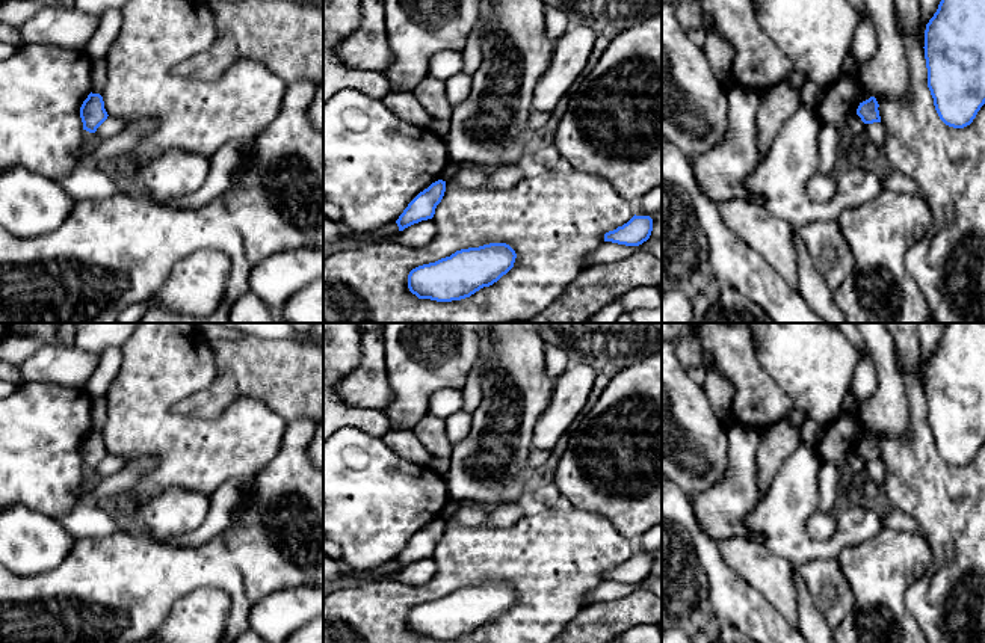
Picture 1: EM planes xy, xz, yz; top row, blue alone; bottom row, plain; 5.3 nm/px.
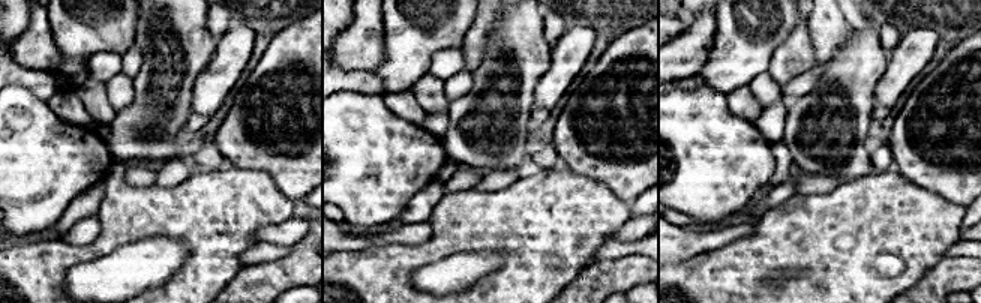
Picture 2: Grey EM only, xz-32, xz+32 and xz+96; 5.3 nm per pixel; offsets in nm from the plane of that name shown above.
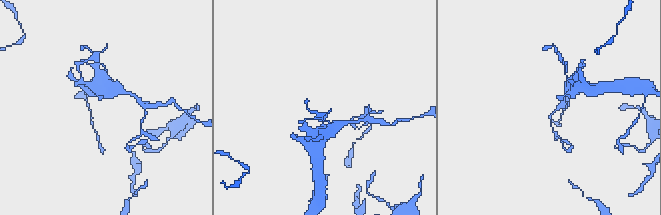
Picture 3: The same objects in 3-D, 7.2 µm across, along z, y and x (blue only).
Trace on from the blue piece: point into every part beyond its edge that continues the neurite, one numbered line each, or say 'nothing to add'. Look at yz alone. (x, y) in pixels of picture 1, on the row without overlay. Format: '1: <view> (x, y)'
nothing to add

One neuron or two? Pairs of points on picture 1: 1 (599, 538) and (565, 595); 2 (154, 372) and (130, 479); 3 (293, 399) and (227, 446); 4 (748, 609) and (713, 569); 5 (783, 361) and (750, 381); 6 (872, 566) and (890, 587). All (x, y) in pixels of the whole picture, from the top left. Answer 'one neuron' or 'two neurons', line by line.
1: one neuron
2: two neurons
3: two neurons
4: one neuron
5: two neurons
6: one neuron

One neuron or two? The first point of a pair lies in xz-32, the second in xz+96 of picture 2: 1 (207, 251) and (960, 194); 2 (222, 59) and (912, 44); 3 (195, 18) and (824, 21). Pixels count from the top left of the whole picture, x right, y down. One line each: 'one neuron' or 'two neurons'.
1: two neurons
2: one neuron
3: two neurons

